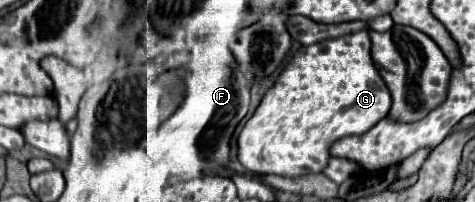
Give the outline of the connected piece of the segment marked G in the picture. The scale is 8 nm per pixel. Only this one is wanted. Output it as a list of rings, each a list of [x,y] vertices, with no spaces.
[[[367,31],[301,47],[291,63],[277,77],[275,85],[265,93],[257,111],[239,133],[239,161],[247,171],[259,175],[275,173],[285,177],[299,177],[307,173],[321,173],[331,159],[331,147],[335,141],[347,135],[367,133],[389,113],[389,107],[391,95],[371,61],[371,39]]]

